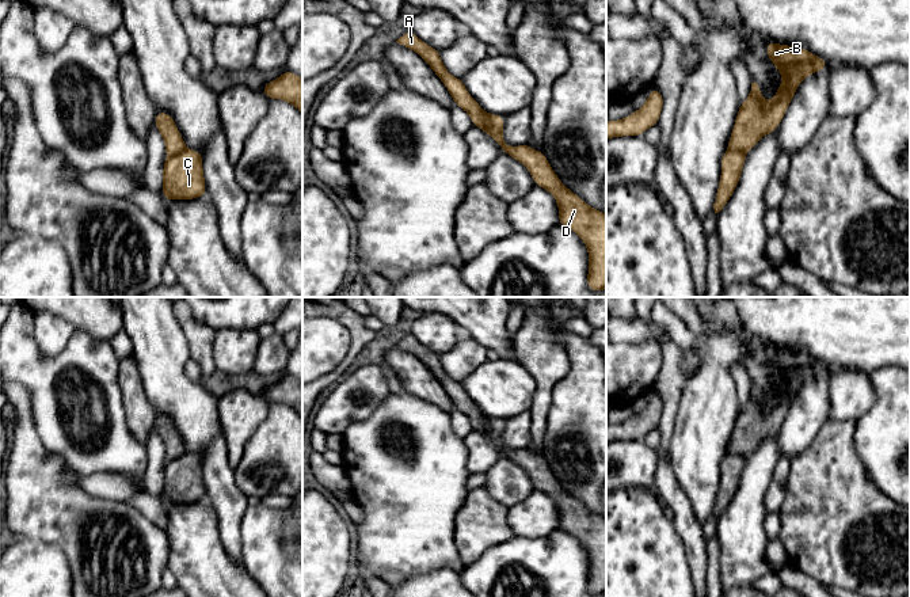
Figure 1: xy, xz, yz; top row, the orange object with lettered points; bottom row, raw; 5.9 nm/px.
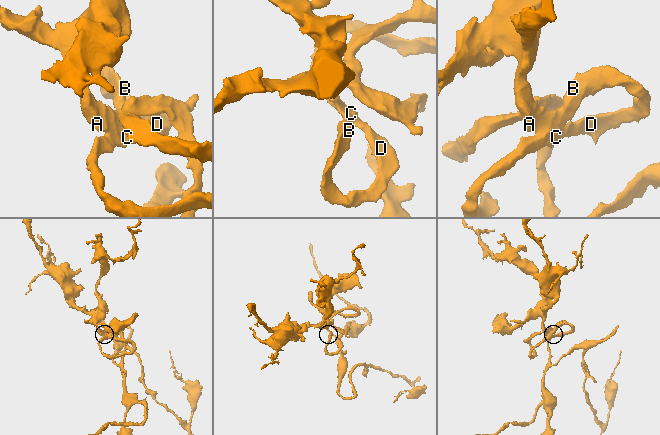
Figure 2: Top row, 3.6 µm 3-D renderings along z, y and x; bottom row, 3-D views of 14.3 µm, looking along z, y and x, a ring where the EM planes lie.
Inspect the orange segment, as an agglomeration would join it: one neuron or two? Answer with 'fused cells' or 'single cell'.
single cell

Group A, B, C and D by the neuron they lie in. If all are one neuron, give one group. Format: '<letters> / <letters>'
A B C D

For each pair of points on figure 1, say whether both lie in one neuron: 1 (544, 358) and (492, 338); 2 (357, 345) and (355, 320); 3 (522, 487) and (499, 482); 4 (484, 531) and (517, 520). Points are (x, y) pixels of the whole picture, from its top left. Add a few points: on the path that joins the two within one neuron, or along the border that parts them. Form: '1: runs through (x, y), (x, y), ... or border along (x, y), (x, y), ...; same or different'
1: border along (511, 337), (517, 360); different
2: runs through (357, 339), (355, 326); same
3: runs through (517, 486), (505, 482); same
4: border along (507, 508), (507, 524), (516, 535); different

